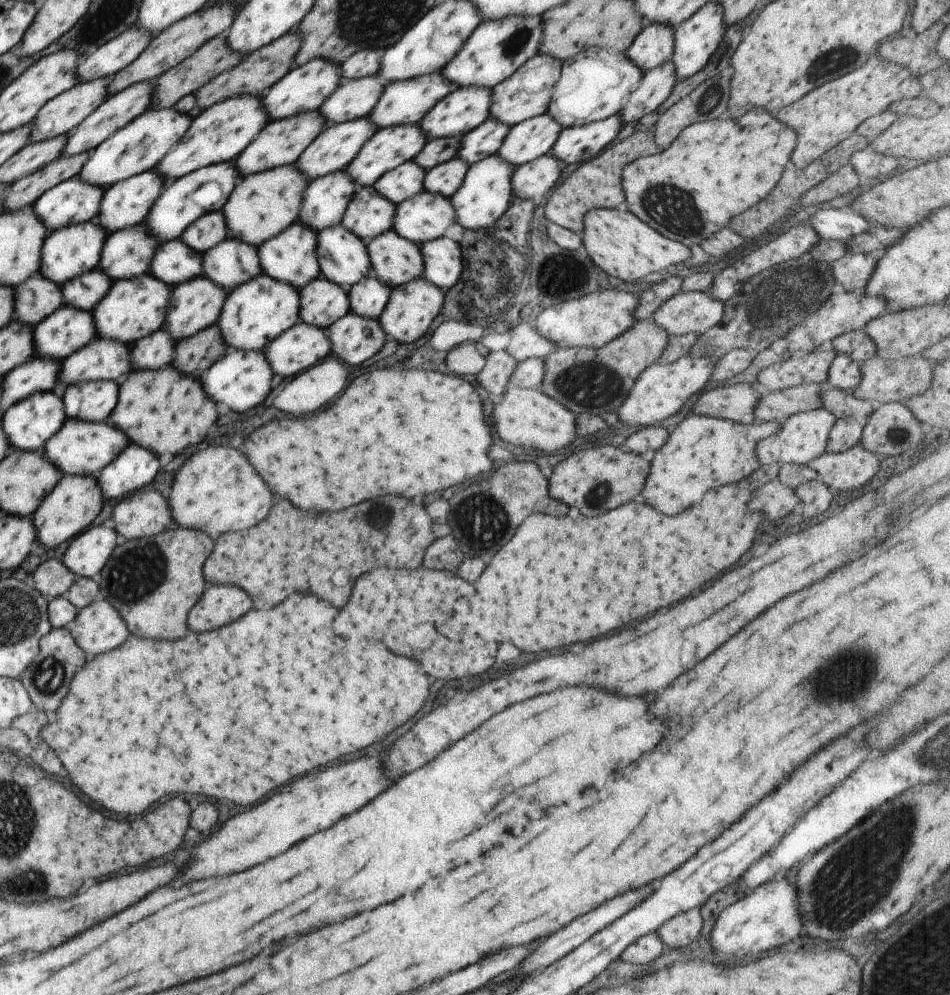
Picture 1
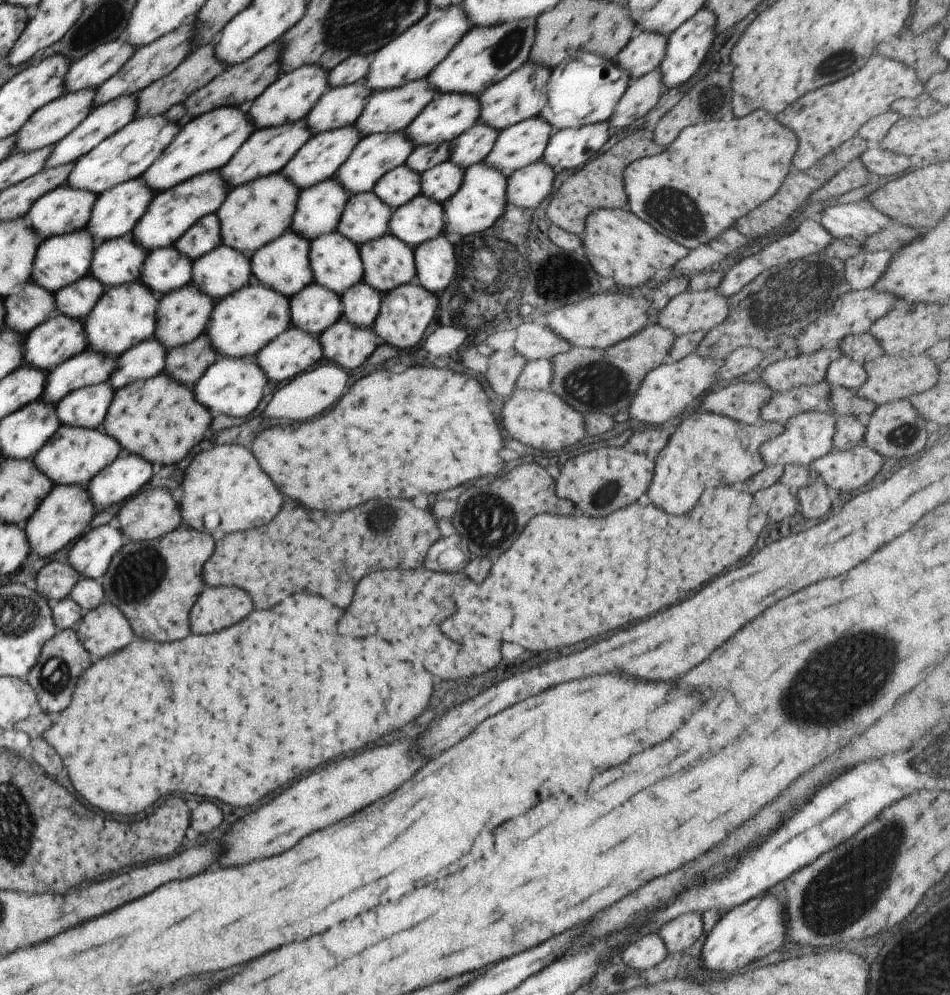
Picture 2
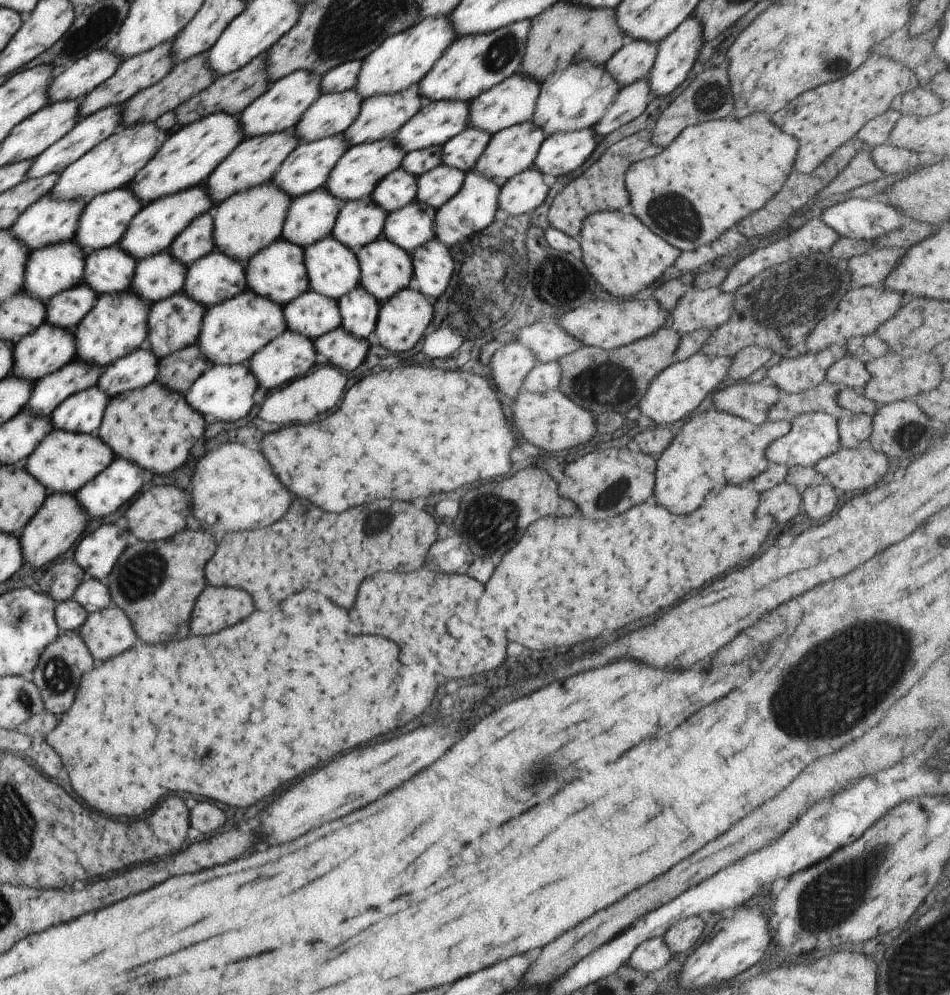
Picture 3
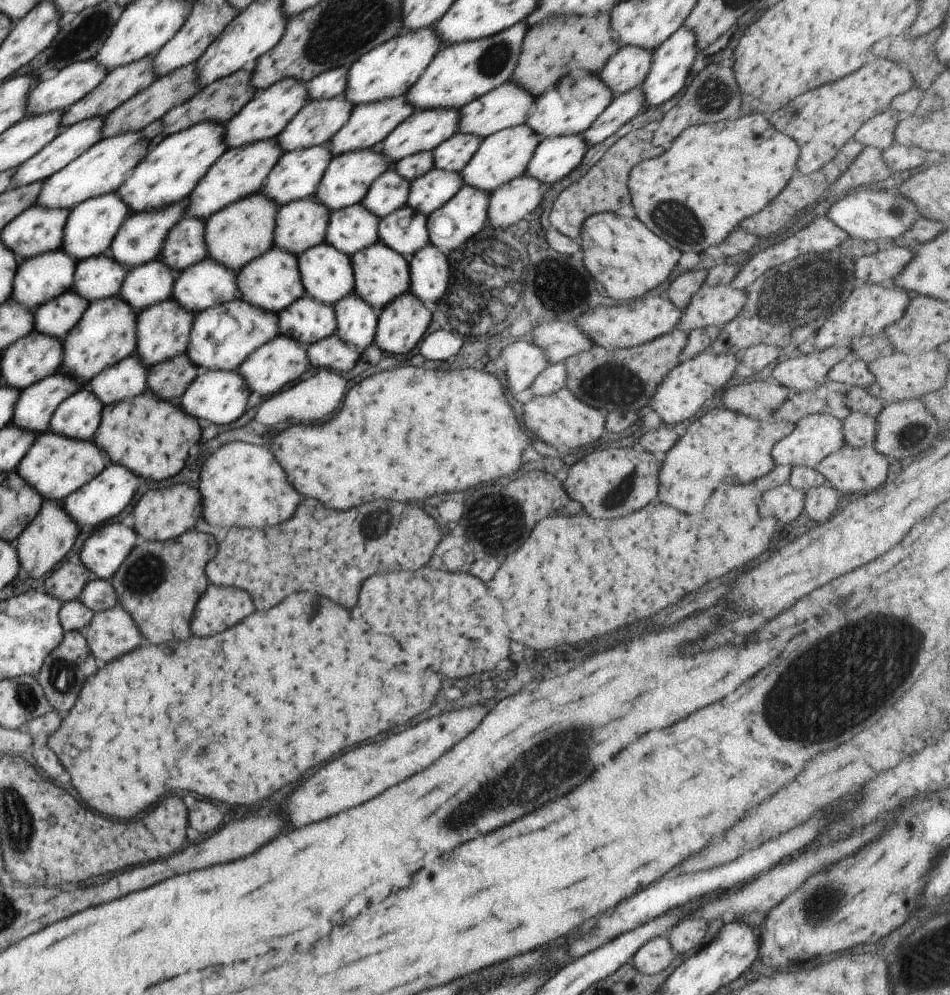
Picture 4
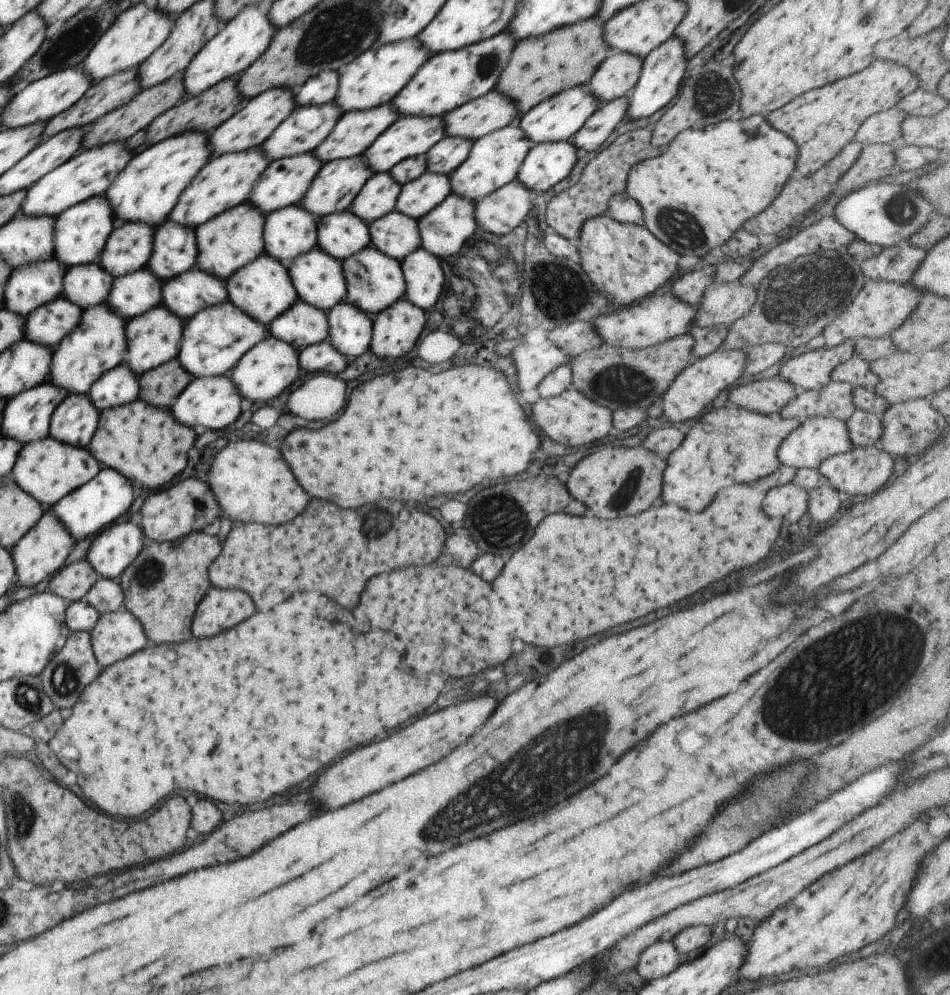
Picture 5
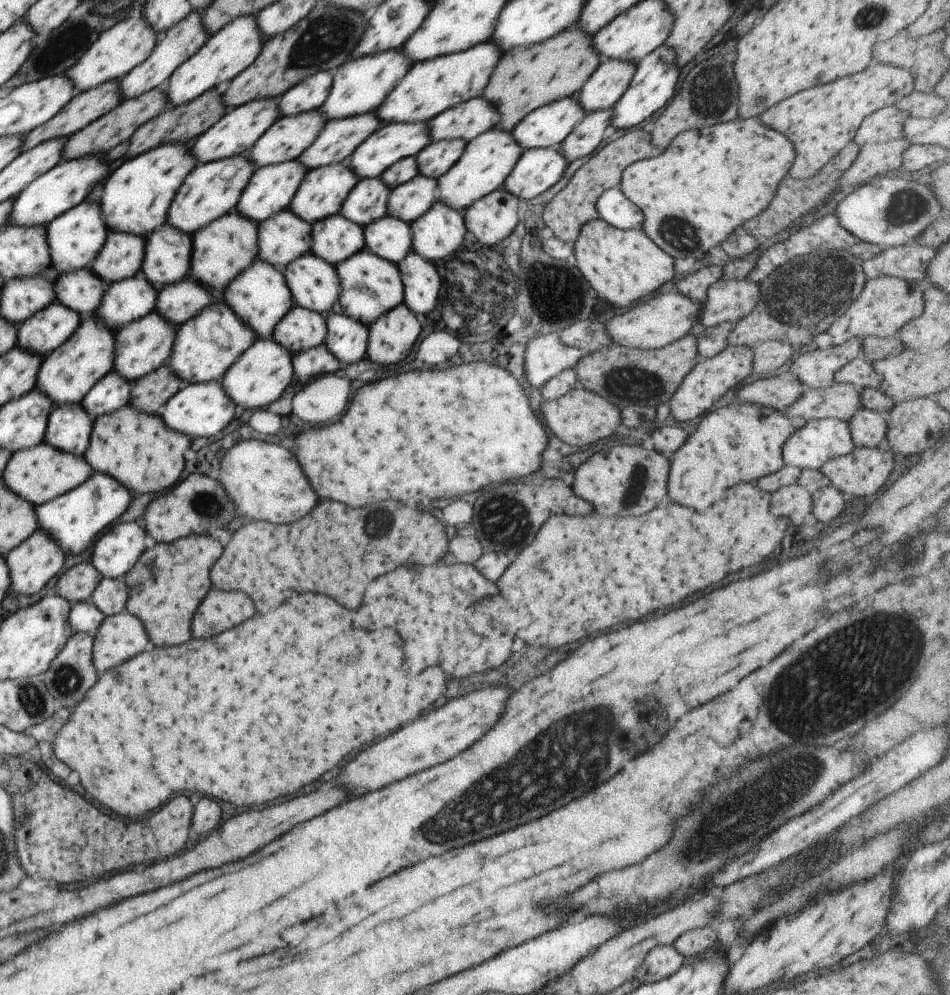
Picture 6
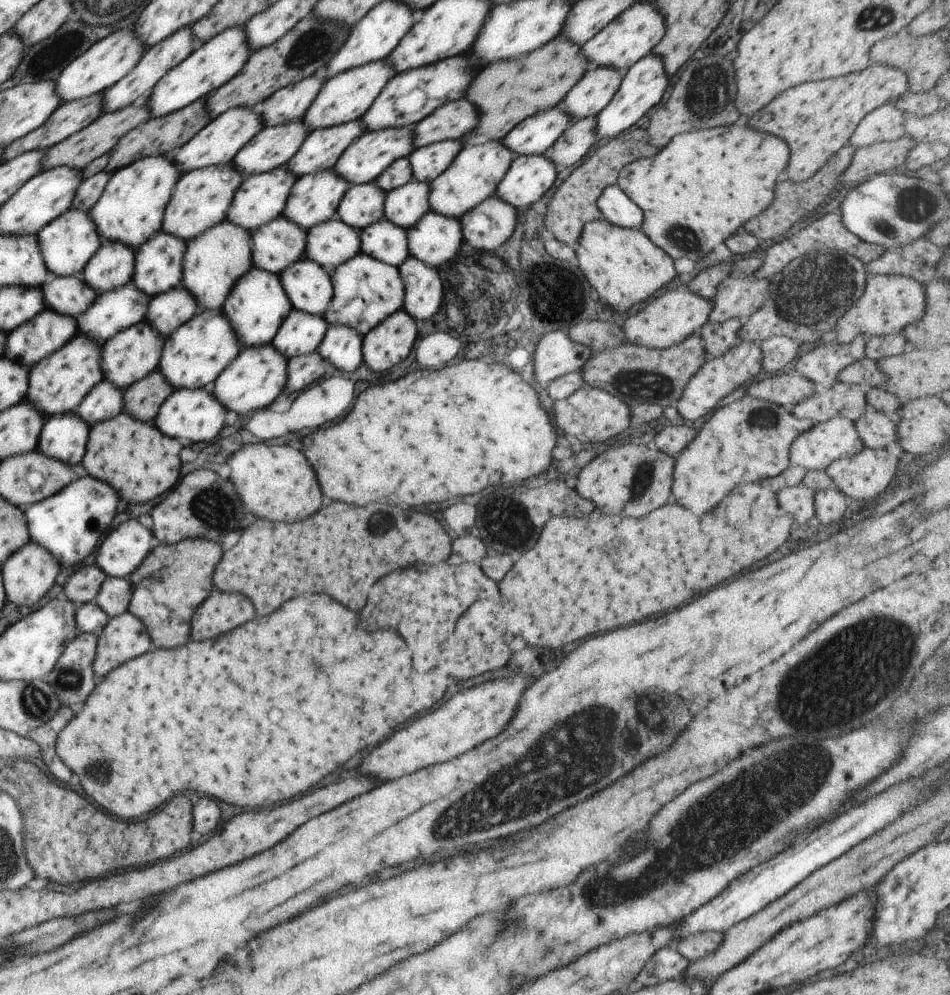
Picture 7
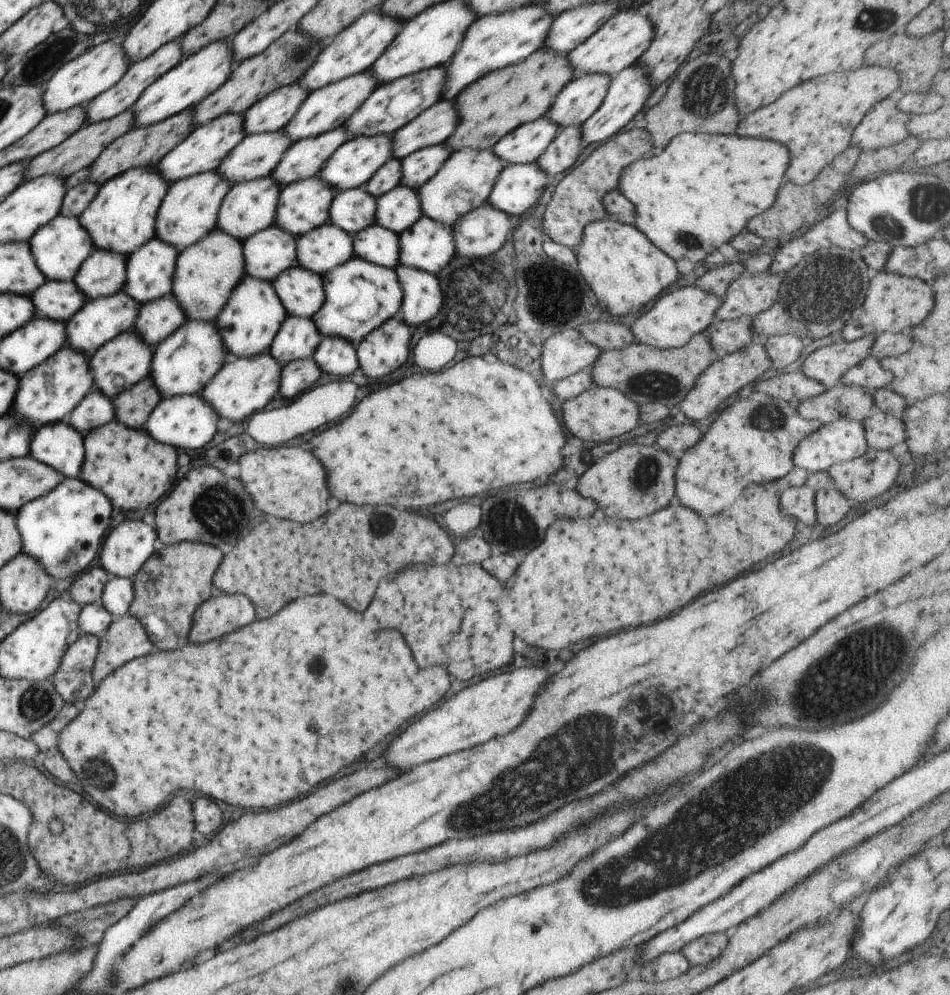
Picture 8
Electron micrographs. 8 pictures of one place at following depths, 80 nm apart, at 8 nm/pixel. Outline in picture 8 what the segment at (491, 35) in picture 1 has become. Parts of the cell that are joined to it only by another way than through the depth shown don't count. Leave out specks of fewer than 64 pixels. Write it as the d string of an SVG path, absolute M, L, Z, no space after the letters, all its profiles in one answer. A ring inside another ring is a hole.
M443 65L412 76L404 76L392 83L381 84L375 92L370 94L368 100L344 122L344 130L348 132L350 138L390 136L404 124L414 120L420 112L424 112L426 108L431 108L441 100L440 90L444 88L444 80L446 80L446 72Z

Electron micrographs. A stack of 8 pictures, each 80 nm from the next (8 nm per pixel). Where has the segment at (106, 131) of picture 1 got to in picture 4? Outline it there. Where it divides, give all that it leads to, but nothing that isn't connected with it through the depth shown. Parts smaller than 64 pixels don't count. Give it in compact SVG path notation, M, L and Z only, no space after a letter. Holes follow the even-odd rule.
M106 116L92 117L91 119L77 122L64 129L50 144L47 144L40 152L37 152L32 158L24 161L16 168L17 171L13 176L12 188L44 181L60 169L63 169L67 164L70 164L74 159L77 159L78 156L84 154L91 146L100 142L100 139L103 138L105 118Z

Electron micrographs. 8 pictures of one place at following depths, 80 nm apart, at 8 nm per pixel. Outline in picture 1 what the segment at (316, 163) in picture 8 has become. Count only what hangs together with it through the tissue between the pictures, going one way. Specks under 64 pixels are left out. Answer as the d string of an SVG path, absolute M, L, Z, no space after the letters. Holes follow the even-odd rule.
M436 71L427 75L417 76L413 79L396 81L386 86L383 95L372 109L372 112L366 116L377 128L386 128L408 123L419 124L424 115L436 106L439 100L442 100L447 94L450 94L459 86L452 84L442 71Z

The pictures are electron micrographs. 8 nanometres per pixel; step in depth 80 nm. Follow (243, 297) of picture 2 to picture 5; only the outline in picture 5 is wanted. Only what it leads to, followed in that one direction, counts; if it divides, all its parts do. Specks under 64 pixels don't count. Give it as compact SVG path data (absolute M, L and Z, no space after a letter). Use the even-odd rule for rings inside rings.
M229 300L197 312L185 321L178 358L193 378L229 374L256 344L270 336L270 328L254 320Z

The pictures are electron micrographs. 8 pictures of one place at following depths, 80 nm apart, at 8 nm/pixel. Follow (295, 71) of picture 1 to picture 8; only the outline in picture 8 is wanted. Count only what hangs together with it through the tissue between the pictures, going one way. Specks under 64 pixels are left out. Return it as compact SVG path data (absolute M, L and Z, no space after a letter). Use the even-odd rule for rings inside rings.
M228 114L220 116L208 124L196 127L191 134L188 134L186 140L182 140L171 152L168 152L157 165L157 171L160 176L168 182L169 185L198 176L204 172L216 171L220 162L244 140L244 114Z

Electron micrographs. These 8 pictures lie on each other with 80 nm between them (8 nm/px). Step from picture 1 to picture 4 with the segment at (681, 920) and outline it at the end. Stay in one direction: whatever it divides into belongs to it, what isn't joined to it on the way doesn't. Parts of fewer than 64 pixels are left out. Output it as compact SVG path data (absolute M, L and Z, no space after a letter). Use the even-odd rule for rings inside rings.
M690 917L676 923L666 935L676 955L684 952L695 952L701 948L702 940L706 936L708 922L698 917Z

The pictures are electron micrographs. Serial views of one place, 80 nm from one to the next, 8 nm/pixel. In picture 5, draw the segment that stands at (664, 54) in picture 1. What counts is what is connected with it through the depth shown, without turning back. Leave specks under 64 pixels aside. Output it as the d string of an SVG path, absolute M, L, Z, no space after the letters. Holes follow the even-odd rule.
M614 50L586 84L588 91L603 104L628 96L634 90L643 69L643 58Z

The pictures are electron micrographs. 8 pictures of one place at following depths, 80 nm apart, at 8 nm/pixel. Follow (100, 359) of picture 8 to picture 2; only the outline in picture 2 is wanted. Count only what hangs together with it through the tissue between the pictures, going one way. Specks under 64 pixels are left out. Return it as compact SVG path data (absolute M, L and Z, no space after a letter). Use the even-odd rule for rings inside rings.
M192 282L182 288L167 292L159 300L154 338L163 344L167 352L171 348L192 342L199 334L206 332L216 302L209 294L204 294L201 288Z

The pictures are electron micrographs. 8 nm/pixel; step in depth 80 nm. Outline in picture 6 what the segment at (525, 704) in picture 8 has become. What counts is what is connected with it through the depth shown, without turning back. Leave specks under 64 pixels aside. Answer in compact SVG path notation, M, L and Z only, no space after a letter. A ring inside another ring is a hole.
M486 688L486 690L472 692L464 698L454 698L446 706L432 710L420 716L418 720L406 724L398 732L390 734L388 738L378 742L378 746L372 744L364 748L362 752L358 752L356 758L352 758L346 764L346 770L342 768L338 776L338 784L346 786L346 790L352 796L362 796L370 790L380 790L388 786L390 782L402 780L406 776L412 776L416 772L422 772L430 766L440 764L446 758L456 756L458 752L466 750L482 734L486 734L486 730L494 726L494 722L500 718L504 710L506 698L508 698L508 692L502 688Z

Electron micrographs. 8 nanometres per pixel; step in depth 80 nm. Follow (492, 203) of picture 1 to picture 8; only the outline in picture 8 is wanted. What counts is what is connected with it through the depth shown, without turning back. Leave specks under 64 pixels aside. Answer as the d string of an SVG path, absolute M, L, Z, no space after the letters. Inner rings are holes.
M421 216L408 231L399 234L400 266L440 274L454 256L453 228Z

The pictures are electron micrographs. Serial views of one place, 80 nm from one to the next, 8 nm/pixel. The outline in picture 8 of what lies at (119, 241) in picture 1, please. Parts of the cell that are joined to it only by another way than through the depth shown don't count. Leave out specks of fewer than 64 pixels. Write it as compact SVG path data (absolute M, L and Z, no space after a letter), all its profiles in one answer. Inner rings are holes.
M47 281L31 296L35 316L66 323L87 302L74 281Z

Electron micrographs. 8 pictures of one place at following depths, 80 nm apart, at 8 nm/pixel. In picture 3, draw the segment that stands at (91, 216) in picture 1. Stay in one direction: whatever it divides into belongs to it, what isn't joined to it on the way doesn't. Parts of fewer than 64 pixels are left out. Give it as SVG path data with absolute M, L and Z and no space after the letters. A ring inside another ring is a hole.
M50 193L39 198L31 204L11 226L10 230L23 242L27 244L30 252L46 245L56 244L75 238L77 222L87 205L84 199L68 200L57 199Z

